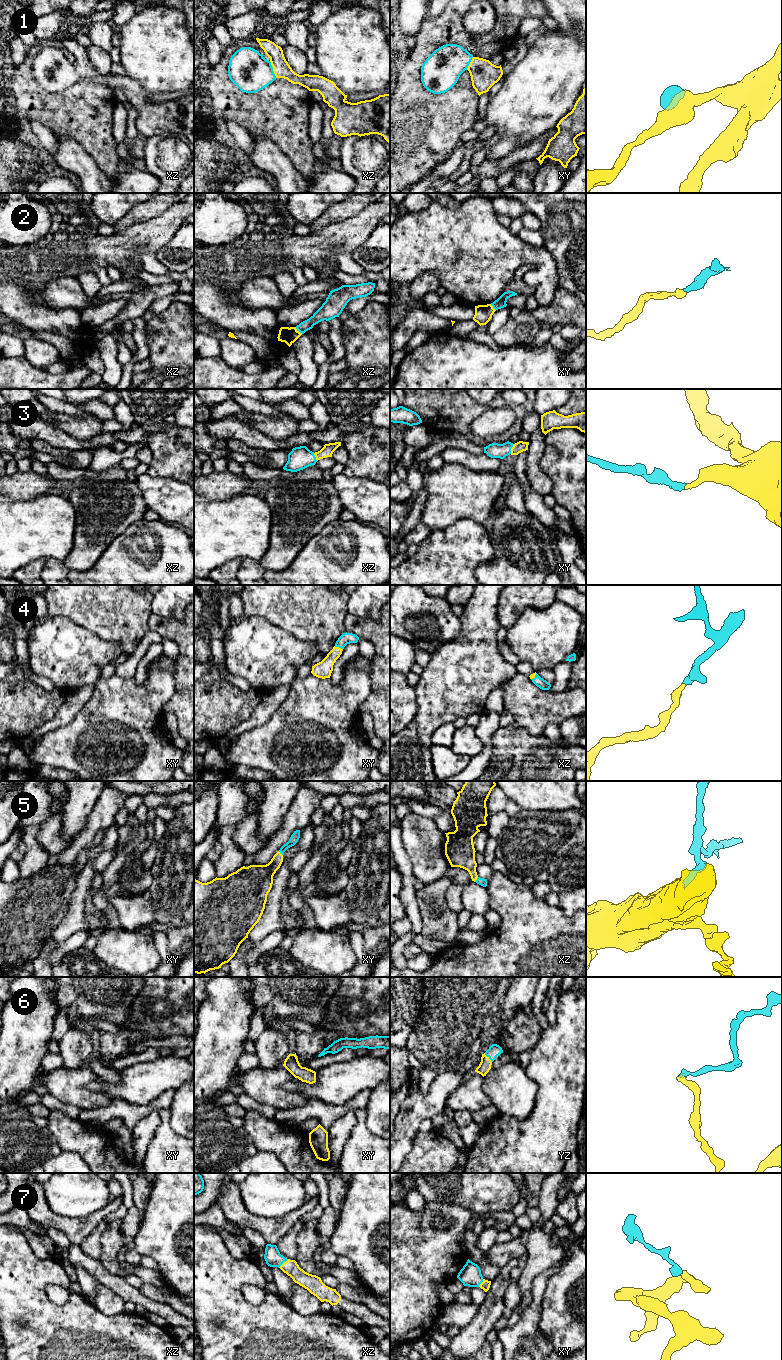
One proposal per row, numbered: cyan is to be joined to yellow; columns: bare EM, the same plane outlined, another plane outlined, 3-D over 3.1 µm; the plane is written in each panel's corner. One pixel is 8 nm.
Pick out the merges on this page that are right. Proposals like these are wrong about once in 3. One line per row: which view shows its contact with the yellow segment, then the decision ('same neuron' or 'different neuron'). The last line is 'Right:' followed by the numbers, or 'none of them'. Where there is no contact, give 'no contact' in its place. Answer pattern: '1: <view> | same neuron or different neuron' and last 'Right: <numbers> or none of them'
1: xz | same neuron
2: xz | same neuron
3: xy | same neuron
4: xy | same neuron
5: xz | same neuron
6: yz | same neuron
7: xz | same neuron
Right: 1, 2, 3, 4, 5, 6, 7

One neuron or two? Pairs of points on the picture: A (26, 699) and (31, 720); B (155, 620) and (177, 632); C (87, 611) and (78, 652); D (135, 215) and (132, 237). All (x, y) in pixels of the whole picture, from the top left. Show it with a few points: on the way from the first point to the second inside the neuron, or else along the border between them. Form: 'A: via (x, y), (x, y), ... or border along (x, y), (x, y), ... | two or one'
A: via (26, 704), (26, 715) | one
B: via (157, 626), (170, 628) | one
C: border along (62, 617), (67, 617), (104, 639) | two
D: border along (156, 216), (131, 224), (117, 232) | two

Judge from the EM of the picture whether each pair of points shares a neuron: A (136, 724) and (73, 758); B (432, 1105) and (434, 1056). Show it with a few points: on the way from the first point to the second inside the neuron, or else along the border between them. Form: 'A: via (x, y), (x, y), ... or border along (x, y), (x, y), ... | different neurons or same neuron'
A: via (120, 734), (113, 741), (89, 746) | same neuron
B: border along (455, 1070), (440, 1073), (426, 1092), (417, 1089) | different neurons

